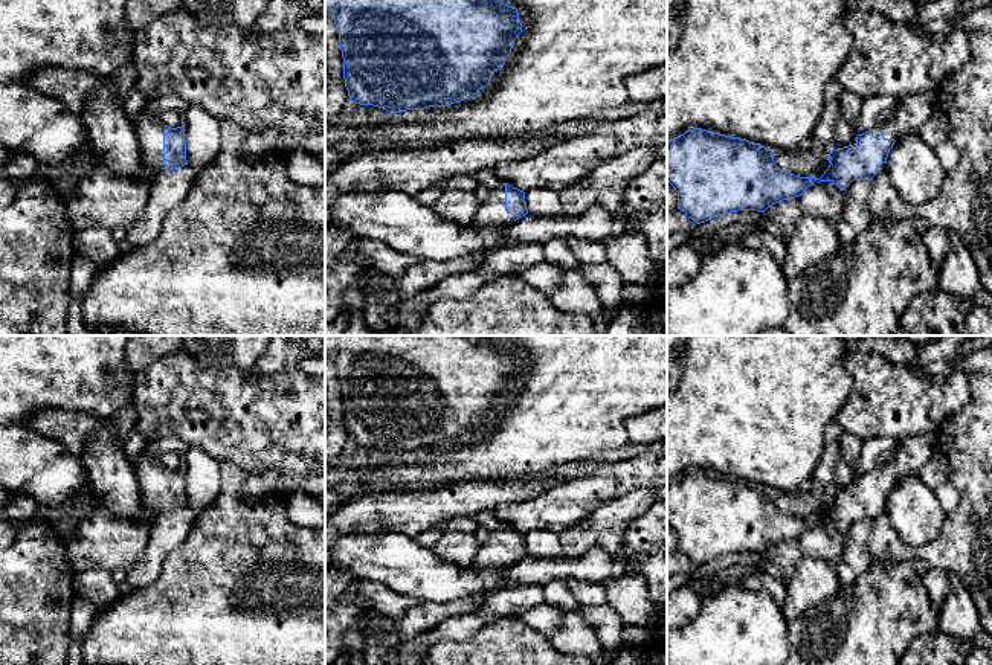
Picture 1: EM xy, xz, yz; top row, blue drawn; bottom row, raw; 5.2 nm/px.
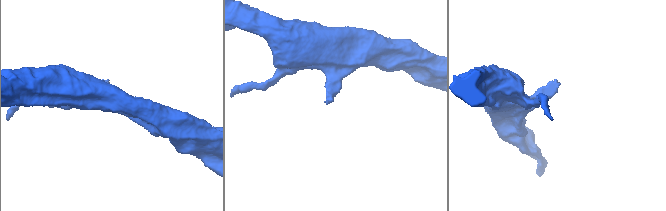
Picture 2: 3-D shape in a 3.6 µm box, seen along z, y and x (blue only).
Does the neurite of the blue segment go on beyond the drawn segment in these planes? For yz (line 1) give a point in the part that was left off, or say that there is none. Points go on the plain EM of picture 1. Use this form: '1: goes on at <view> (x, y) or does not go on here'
1: goes on at yz (911, 452)

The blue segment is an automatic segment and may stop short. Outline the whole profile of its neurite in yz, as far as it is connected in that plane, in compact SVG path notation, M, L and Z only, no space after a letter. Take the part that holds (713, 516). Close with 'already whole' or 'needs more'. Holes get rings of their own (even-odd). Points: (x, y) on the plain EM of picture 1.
M926 432L919 436L905 436L897 439L897 445L890 450L891 458L874 470L858 476L847 488L832 491L829 496L829 509L824 516L816 519L800 519L781 512L772 499L772 493L758 485L749 483L740 479L731 479L720 474L711 474L702 470L693 470L684 476L667 483L667 523L678 534L678 551L681 551L688 560L697 566L705 564L714 558L739 552L757 552L765 554L775 545L787 540L800 538L815 522L833 523L841 532L844 532L853 522L873 522L878 514L885 512L885 505L890 491L894 483L908 473L914 473L923 467L937 451L936 433Z; needs more

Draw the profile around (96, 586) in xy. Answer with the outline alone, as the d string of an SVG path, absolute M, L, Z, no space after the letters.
M90 569L73 573L73 593L104 609L121 596L121 589L113 583L111 572L105 569Z

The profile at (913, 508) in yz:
M916 473L900 477L888 494L885 514L907 546L922 548L936 540L946 520L934 490Z

